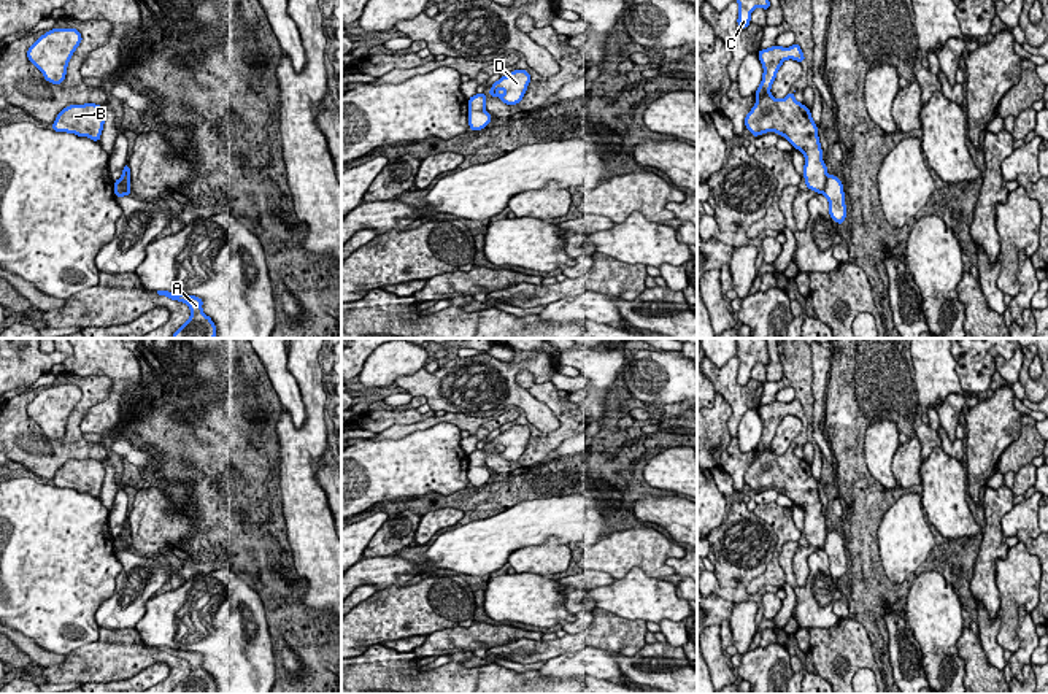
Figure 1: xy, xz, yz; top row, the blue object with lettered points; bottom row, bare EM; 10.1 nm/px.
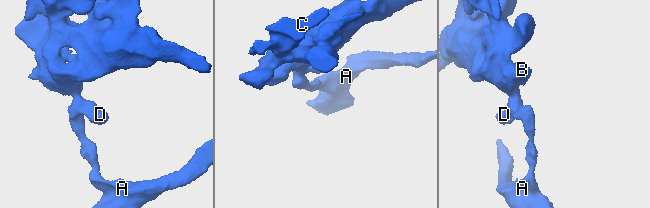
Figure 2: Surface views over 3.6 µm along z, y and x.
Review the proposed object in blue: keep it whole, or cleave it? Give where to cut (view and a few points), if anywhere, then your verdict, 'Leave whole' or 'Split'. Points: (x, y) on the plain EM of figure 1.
Split along yz (828, 532), (821, 548). Split

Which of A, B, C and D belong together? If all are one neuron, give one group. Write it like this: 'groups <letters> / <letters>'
groups A / B C D

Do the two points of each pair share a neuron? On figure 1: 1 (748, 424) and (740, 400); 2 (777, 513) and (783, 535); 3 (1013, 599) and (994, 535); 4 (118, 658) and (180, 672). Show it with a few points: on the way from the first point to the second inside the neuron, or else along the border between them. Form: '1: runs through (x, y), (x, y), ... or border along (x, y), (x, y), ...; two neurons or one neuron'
1: border along (756, 408), (750, 408), (743, 415), (735, 437); two neurons
2: runs through (780, 518), (783, 531); one neuron
3: border along (1009, 547), (996, 561), (1001, 596); two neurons
4: runs through (134, 656), (165, 658); one neuron

